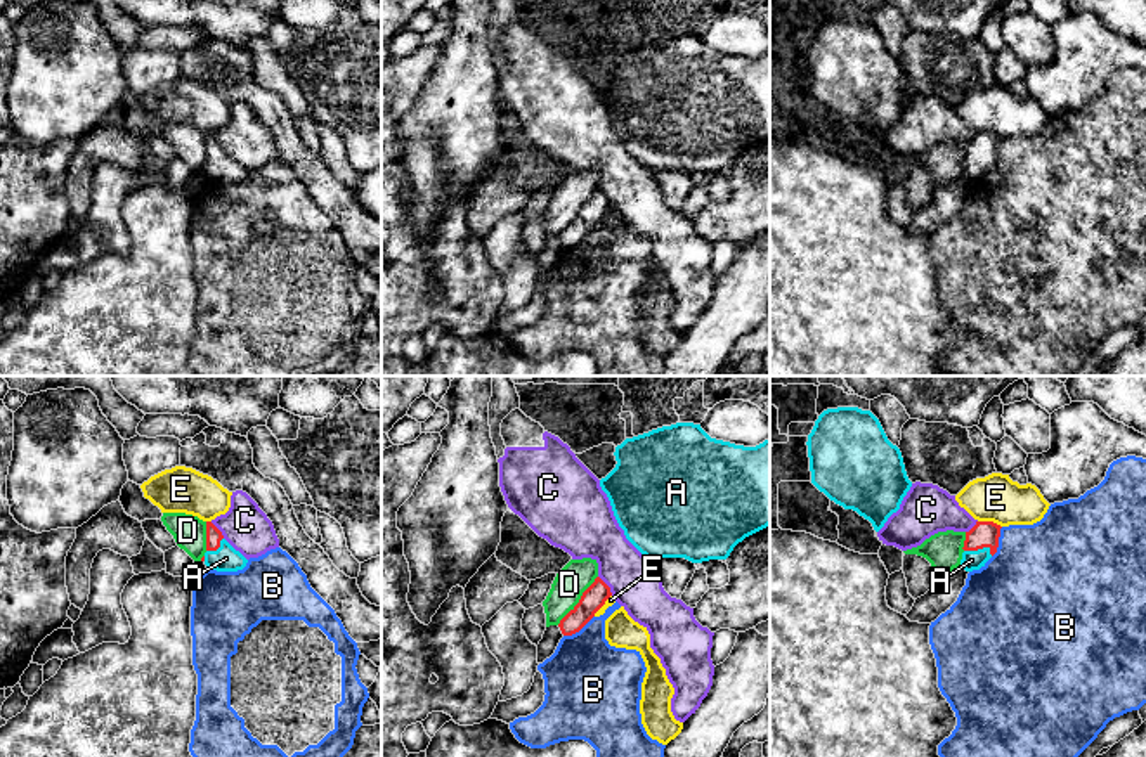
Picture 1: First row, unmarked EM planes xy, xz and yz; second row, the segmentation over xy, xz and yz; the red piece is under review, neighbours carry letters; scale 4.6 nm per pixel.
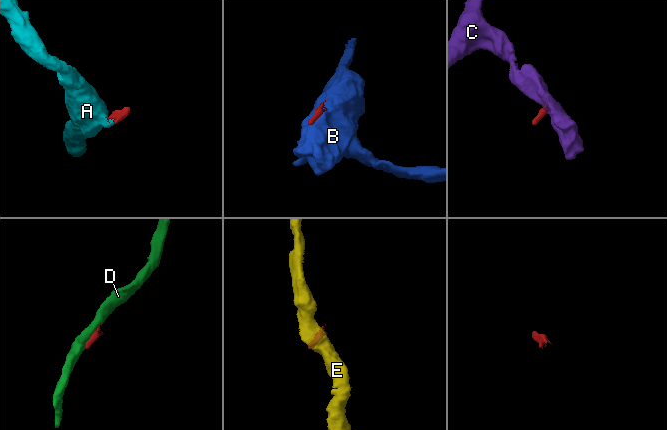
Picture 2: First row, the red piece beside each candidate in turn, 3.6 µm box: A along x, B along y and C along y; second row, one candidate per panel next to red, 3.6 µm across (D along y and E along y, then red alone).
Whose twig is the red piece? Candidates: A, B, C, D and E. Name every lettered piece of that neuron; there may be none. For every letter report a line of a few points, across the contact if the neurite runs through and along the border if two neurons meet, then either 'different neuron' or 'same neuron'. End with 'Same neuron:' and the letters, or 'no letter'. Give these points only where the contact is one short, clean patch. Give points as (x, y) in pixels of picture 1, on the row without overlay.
A: yz (985, 146), (980, 160), (971, 172) | same neuron
B: xz (593, 227), (578, 243), (564, 248) | different neuron
C: xz (599, 187), (612, 207) | different neuron
D: different neuron
E: yz (978, 132), (992, 132), (1001, 139) | different neuron
Same neuron: A

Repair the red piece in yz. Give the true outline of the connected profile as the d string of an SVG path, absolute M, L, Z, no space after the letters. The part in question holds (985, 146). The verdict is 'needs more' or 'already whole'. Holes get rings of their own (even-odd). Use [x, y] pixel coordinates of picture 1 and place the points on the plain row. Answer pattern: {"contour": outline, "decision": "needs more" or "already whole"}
{"contour": "M976 133L966 144L964 165L959 180L966 184L980 182L997 165L1000 137L993 133Z", "decision": "needs more"}

